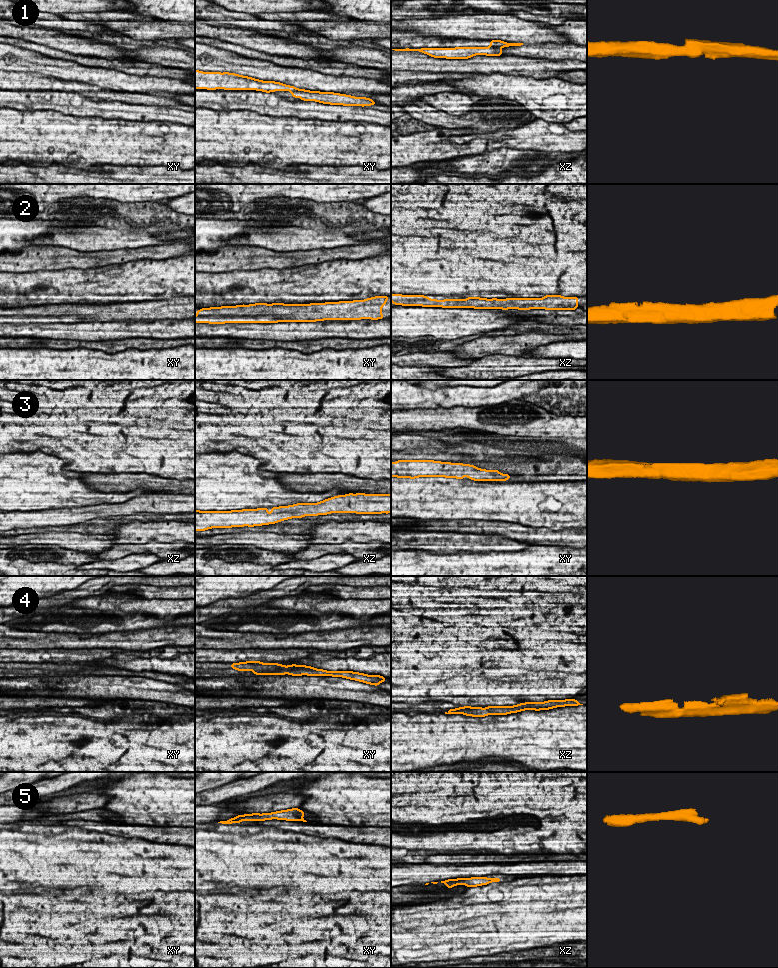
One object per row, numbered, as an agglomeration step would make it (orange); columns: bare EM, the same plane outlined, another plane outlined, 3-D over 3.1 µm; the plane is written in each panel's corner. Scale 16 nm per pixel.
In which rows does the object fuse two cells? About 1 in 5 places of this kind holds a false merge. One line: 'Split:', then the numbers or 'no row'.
Split: no row

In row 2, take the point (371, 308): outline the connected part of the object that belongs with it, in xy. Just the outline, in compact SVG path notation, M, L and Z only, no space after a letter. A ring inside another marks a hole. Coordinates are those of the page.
M376 296L365 300L283 304L256 303L248 306L222 306L197 310L195 323L277 323L315 322L323 320L383 319L382 306L388 296Z

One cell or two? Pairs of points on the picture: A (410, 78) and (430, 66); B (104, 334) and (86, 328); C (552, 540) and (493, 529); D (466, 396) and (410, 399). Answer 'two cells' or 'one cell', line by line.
A: two cells
B: one cell
C: one cell
D: one cell

